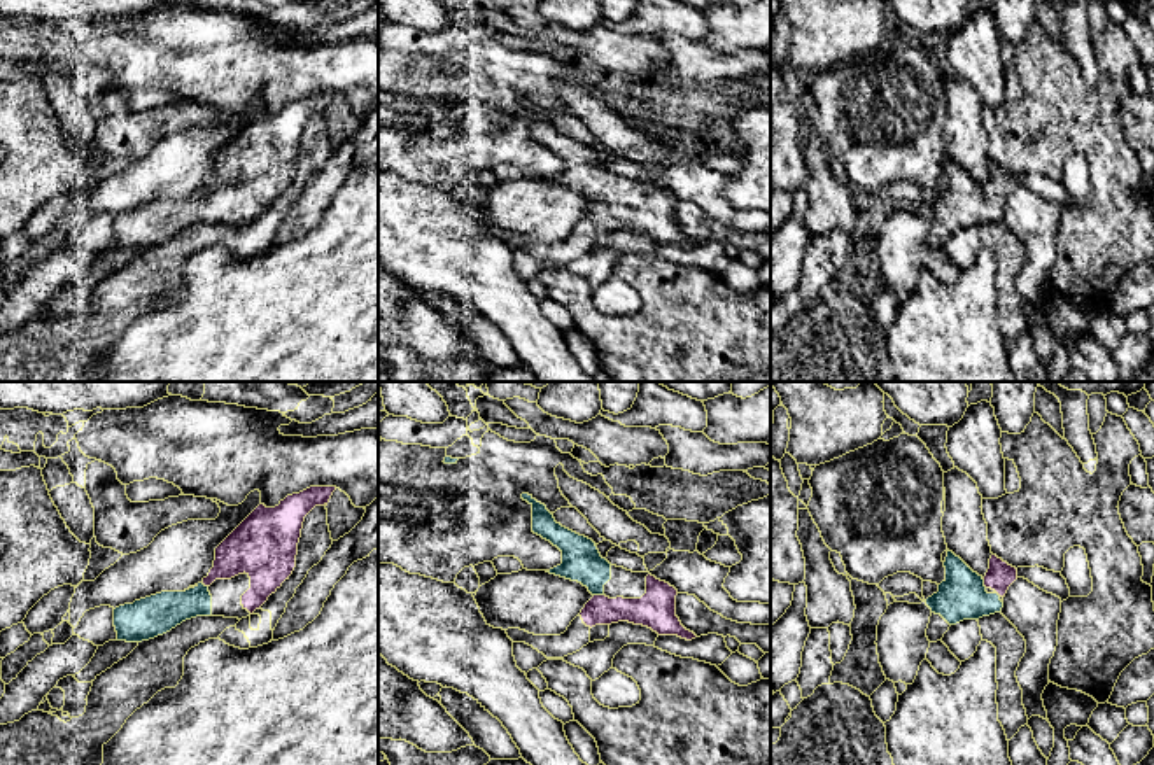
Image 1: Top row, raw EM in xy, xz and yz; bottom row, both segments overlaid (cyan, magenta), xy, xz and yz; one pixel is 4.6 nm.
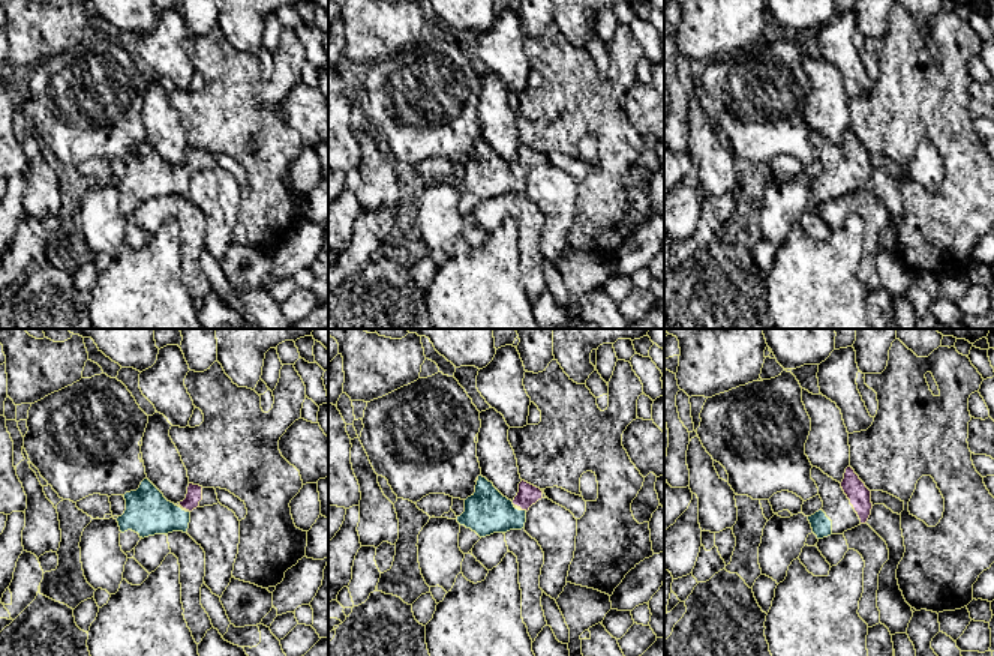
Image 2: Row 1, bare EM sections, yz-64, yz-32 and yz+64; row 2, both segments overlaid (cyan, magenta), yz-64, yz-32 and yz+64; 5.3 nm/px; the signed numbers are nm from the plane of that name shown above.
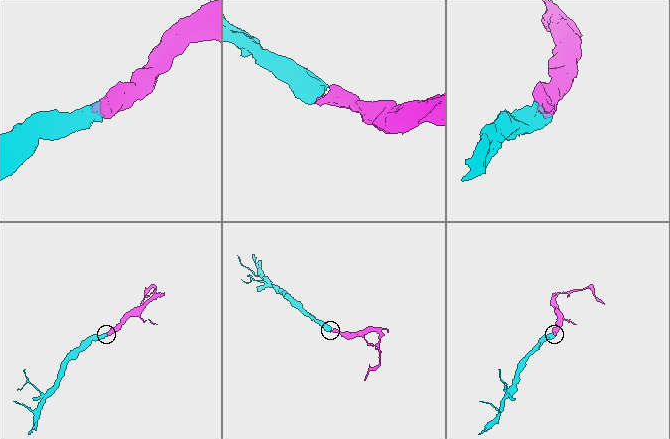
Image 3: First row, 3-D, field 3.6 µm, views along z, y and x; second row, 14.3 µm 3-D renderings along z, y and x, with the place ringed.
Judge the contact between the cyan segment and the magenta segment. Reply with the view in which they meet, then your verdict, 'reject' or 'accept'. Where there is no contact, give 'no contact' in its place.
xz | accept

